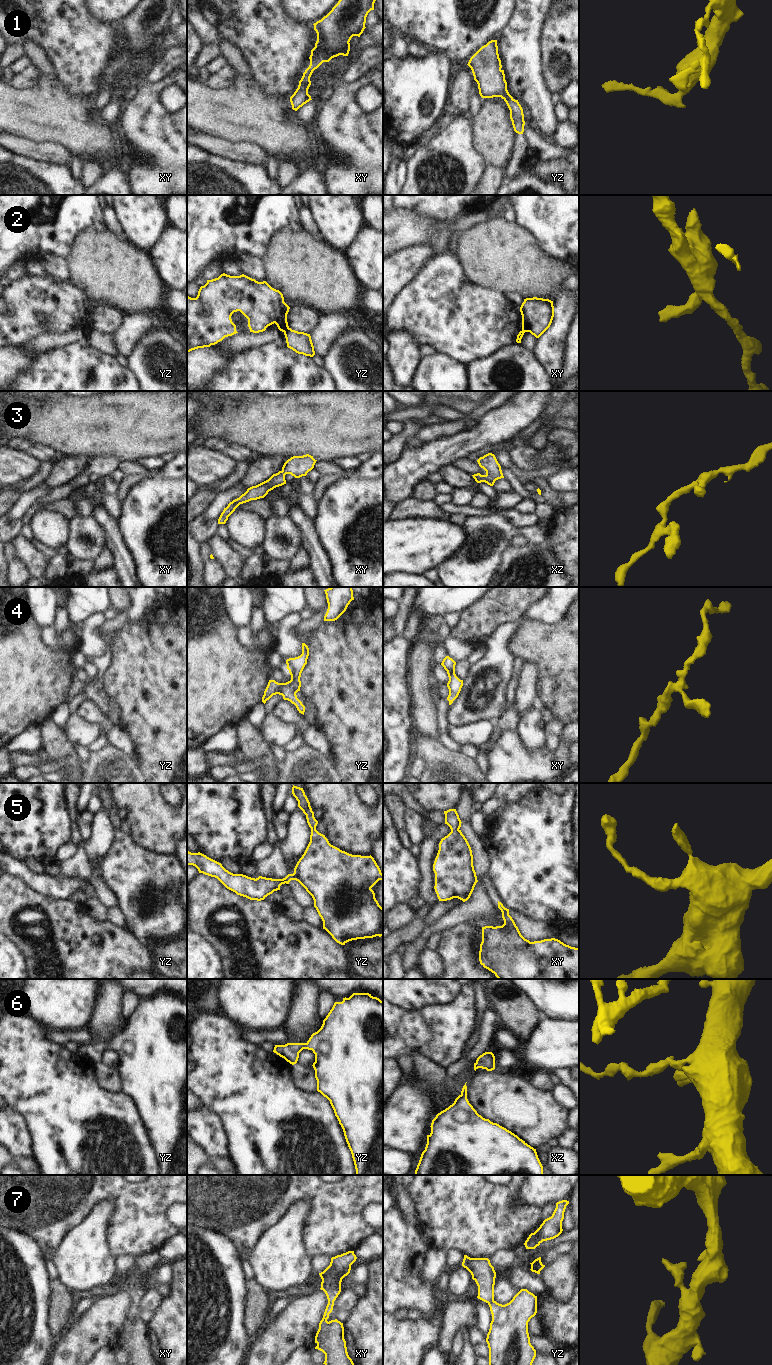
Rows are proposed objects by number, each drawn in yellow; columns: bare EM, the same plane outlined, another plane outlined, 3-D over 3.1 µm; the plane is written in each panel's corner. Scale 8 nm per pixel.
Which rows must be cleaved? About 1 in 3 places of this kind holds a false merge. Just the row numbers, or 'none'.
2

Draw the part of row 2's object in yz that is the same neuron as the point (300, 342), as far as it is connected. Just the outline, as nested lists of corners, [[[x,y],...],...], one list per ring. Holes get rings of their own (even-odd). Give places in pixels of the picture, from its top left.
[[[288,328],[284,332],[287,347],[298,354],[313,357],[315,355],[314,346],[310,334],[298,332]]]

